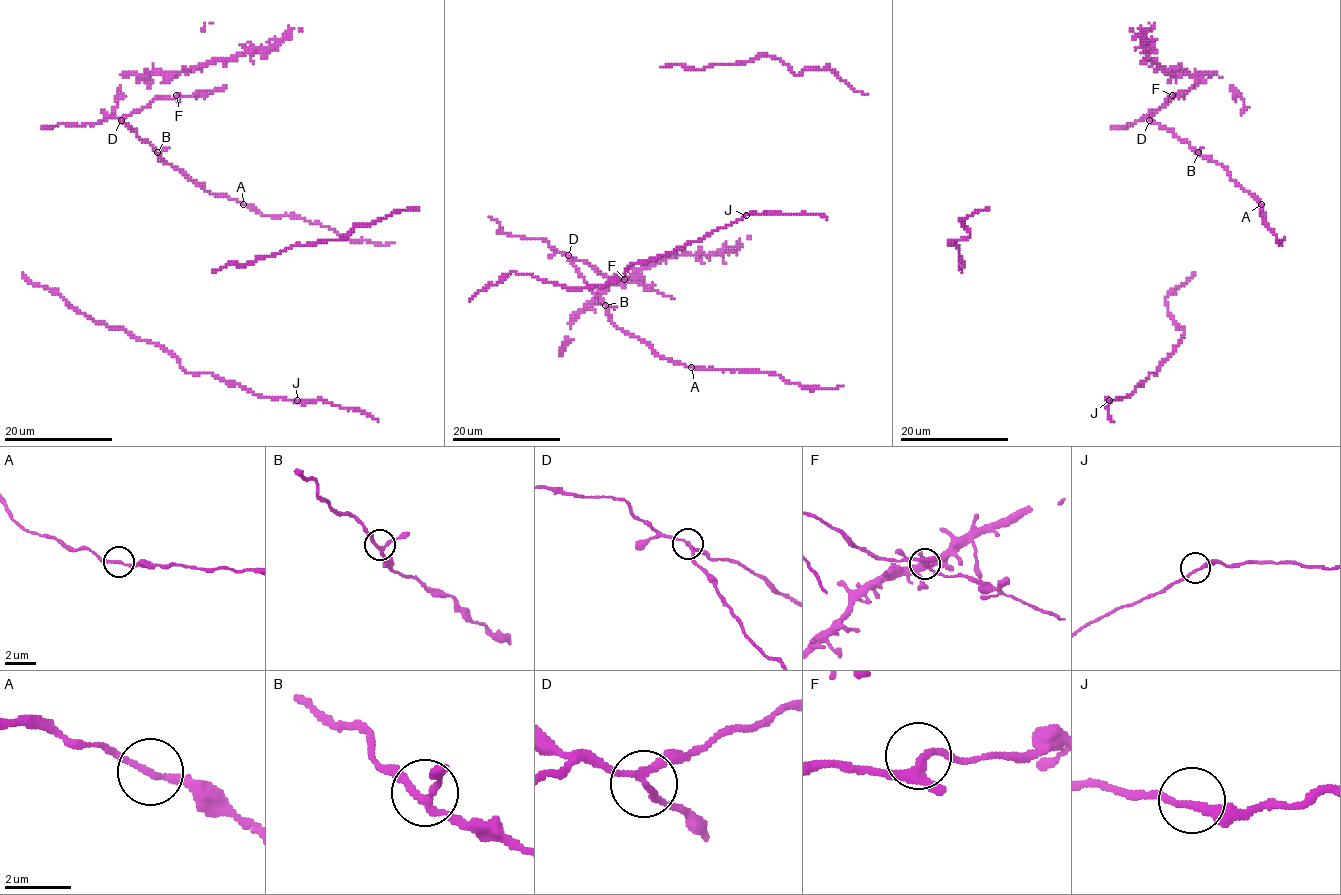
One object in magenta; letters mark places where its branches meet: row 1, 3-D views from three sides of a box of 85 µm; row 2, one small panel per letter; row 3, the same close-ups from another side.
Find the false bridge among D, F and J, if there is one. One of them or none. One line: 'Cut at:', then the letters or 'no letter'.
Cut at: D

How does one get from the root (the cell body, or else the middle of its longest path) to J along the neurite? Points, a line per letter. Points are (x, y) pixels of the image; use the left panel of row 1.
J: (77, 312), (156, 342), (187, 372), (210, 372), (261, 396), (297, 400)

